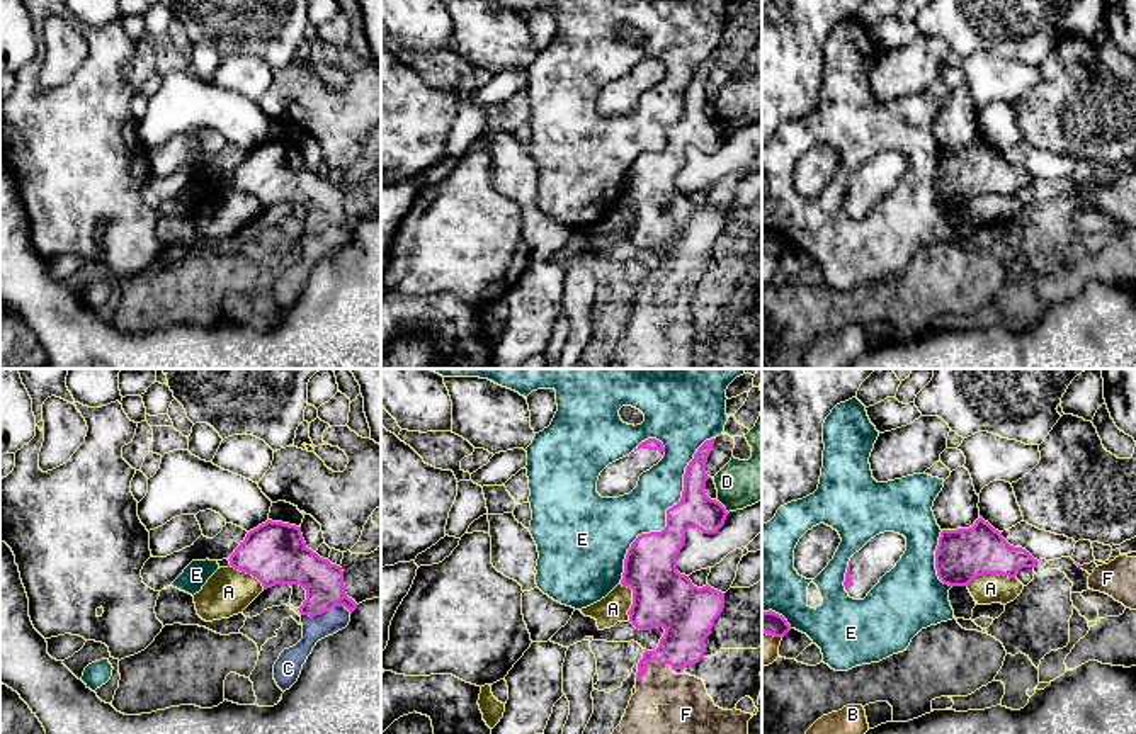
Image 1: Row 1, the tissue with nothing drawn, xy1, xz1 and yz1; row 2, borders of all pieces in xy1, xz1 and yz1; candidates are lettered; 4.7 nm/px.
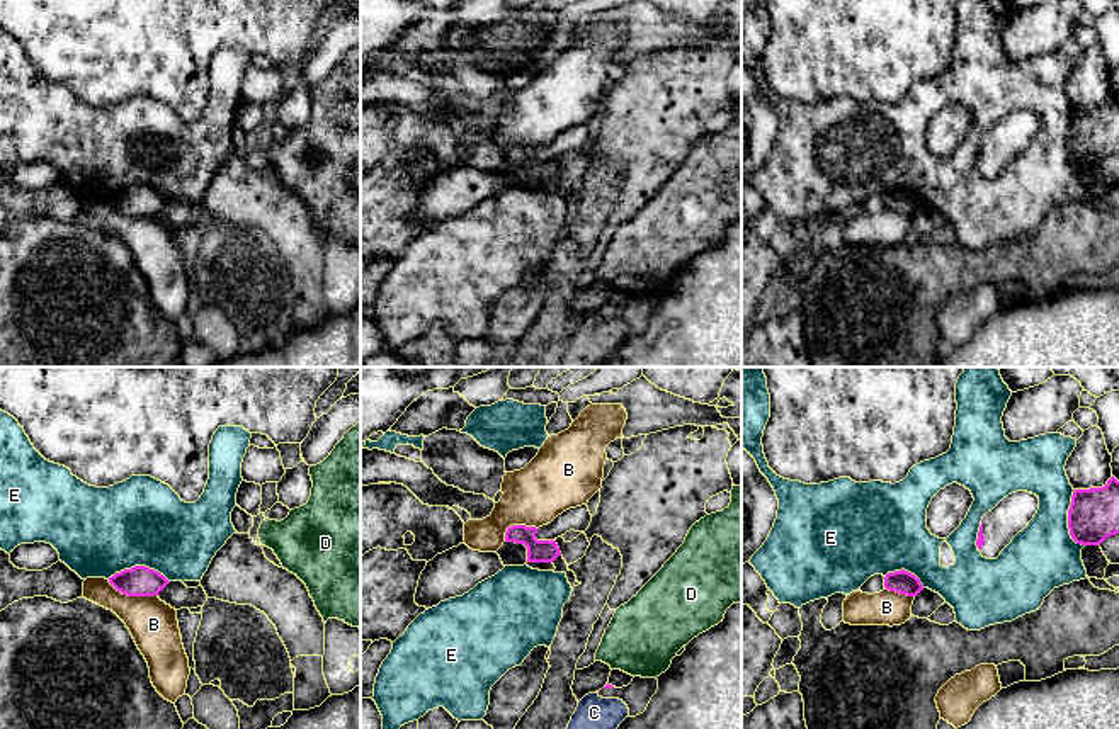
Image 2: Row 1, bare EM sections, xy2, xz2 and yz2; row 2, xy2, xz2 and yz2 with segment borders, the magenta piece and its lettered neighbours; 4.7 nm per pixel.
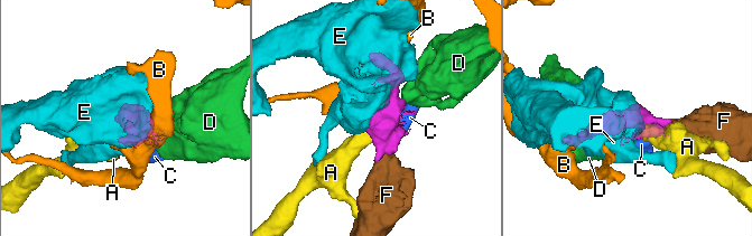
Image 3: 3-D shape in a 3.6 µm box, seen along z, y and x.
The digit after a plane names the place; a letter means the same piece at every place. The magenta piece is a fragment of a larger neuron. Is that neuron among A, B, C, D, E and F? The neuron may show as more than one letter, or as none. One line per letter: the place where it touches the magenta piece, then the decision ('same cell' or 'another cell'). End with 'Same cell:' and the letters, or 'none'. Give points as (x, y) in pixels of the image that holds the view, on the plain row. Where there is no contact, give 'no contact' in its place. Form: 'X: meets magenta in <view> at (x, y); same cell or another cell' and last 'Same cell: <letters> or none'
A: meets magenta in yz1 at (990, 192); another cell
B: meets magenta in xy2 at (133, 214); another cell
C: meets magenta in xy1 at (325, 230); another cell
D: meets magenta in xz1 at (723, 126); another cell
E: meets magenta in xz1 at (667, 135); another cell
F: meets magenta in xz1 at (652, 279); same cell
Same cell: F

